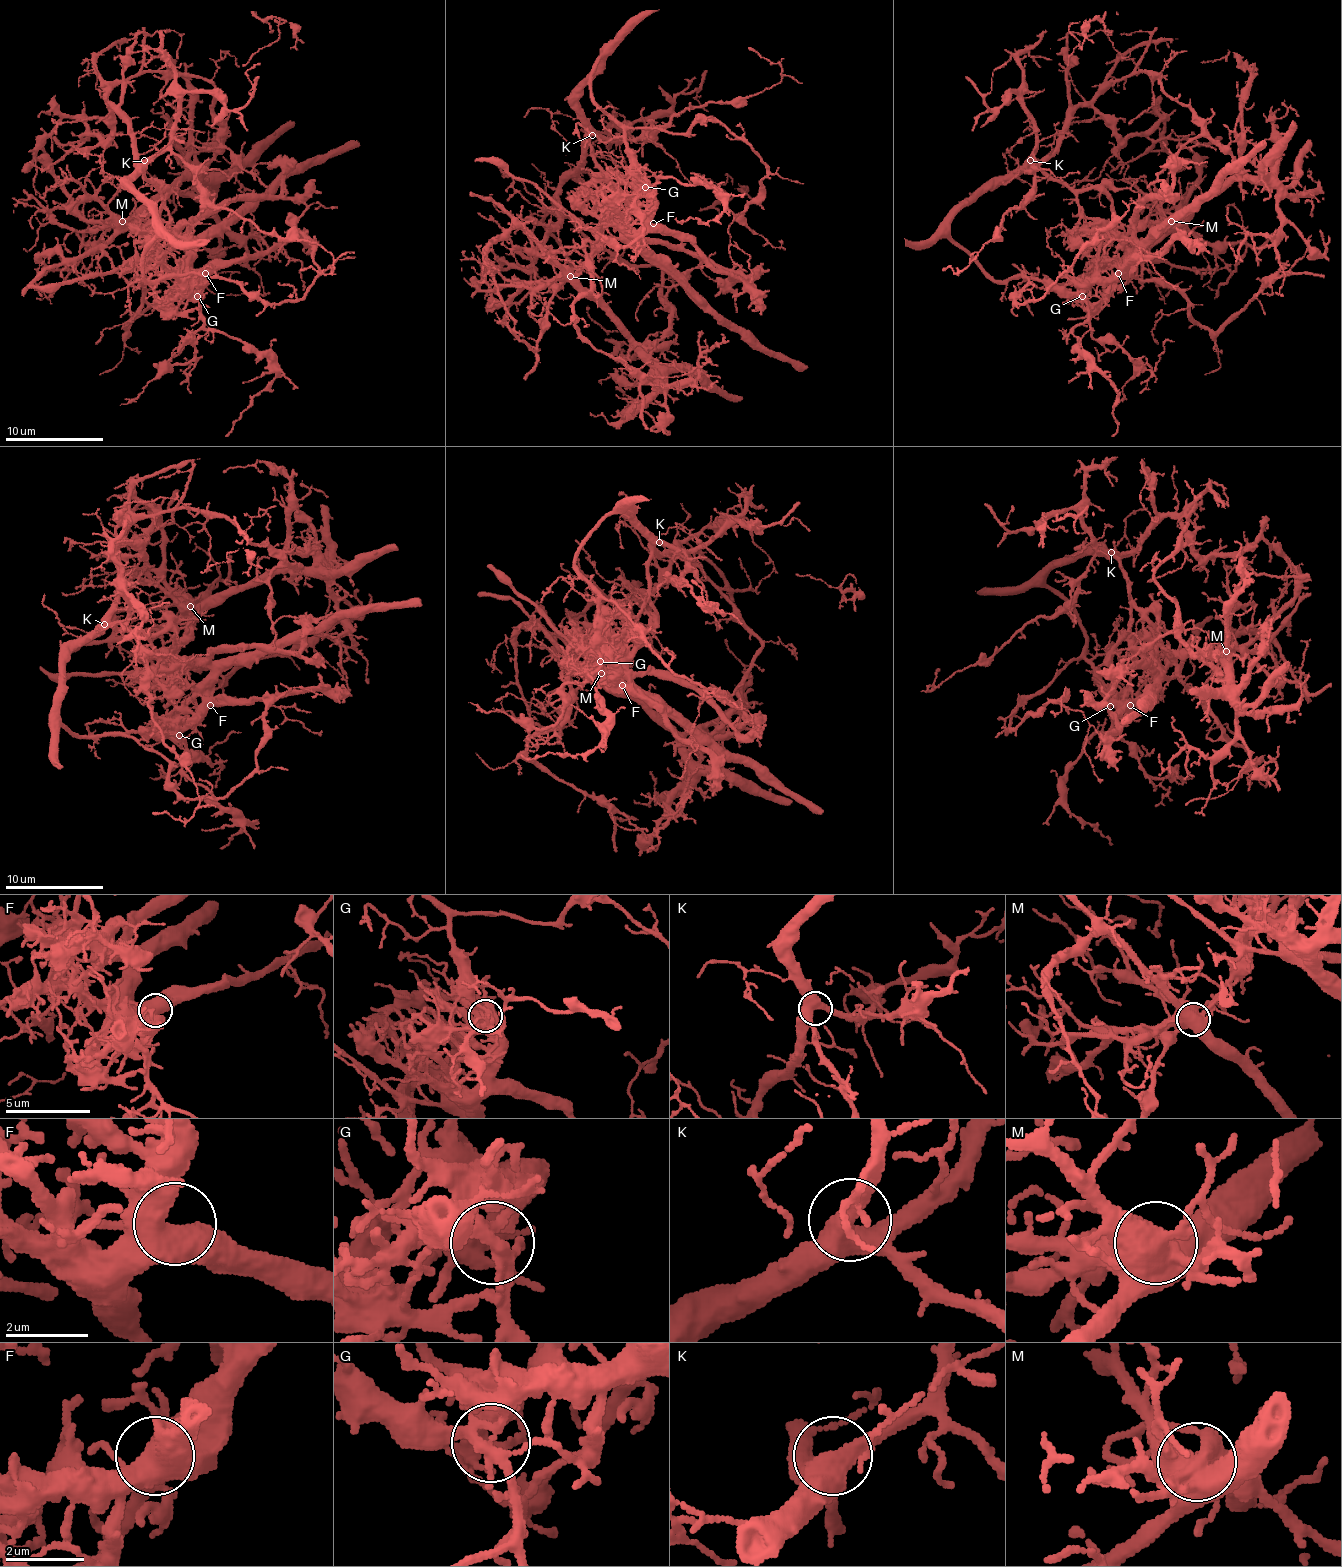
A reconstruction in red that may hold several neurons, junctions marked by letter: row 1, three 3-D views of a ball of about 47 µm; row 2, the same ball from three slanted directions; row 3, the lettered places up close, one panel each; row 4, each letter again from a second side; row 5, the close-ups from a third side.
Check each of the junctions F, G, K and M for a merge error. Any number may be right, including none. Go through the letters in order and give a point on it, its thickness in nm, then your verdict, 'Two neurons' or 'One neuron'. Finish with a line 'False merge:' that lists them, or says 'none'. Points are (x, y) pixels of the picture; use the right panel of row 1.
F: Place: (1118, 273). Thickness 550 nm. One neuron
G: Place: (1082, 296). Thickness 280 nm. Two neurons
K: Place: (1030, 160). Thickness 500 nm. One neuron
M: Place: (1171, 221). Thickness 600 nm. Two neurons
False merge: G, M

